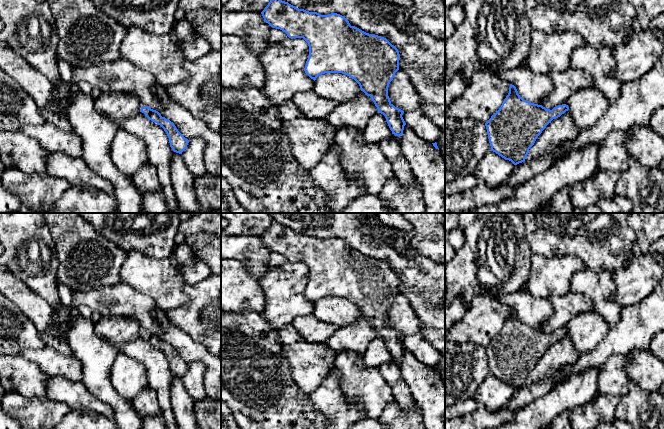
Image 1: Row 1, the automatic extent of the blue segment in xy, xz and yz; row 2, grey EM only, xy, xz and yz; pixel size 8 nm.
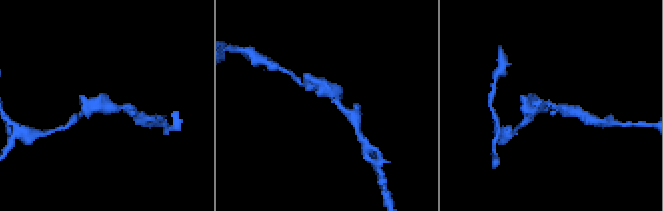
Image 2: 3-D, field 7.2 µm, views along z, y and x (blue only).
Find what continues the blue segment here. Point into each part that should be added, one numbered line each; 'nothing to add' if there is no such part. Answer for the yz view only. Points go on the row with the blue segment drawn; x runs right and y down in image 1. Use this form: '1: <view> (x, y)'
nothing to add

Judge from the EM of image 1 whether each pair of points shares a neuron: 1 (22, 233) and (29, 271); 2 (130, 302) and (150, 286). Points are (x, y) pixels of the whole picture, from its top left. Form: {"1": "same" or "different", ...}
{"1": "same", "2": "different"}

